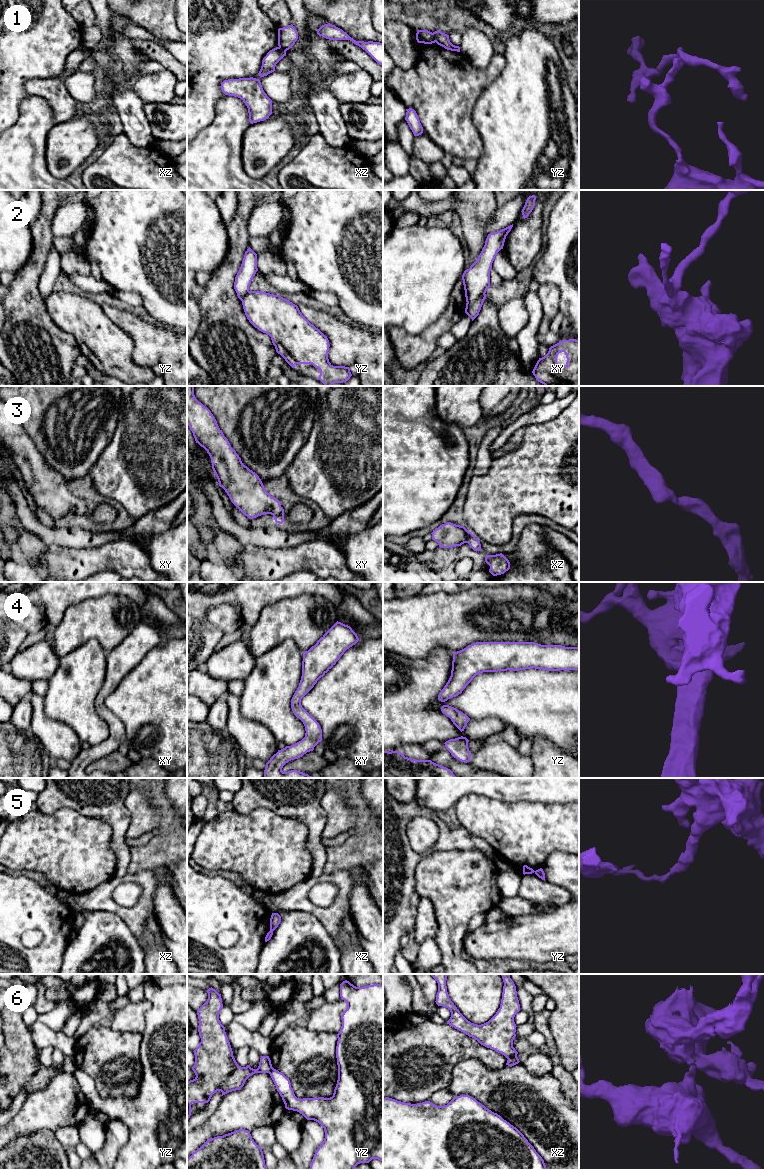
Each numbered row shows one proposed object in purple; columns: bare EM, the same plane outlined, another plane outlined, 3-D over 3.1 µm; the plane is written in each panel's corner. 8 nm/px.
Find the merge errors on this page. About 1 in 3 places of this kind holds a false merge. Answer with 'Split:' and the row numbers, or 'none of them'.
Split: 1, 2, 5, 6

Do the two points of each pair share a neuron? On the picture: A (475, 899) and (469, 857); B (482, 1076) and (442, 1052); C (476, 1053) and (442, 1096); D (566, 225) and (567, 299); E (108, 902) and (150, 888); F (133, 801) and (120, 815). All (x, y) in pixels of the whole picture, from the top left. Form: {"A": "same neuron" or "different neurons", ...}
{"A": "same neuron", "B": "different neurons", "C": "different neurons", "D": "same neuron", "E": "same neuron", "F": "different neurons"}

